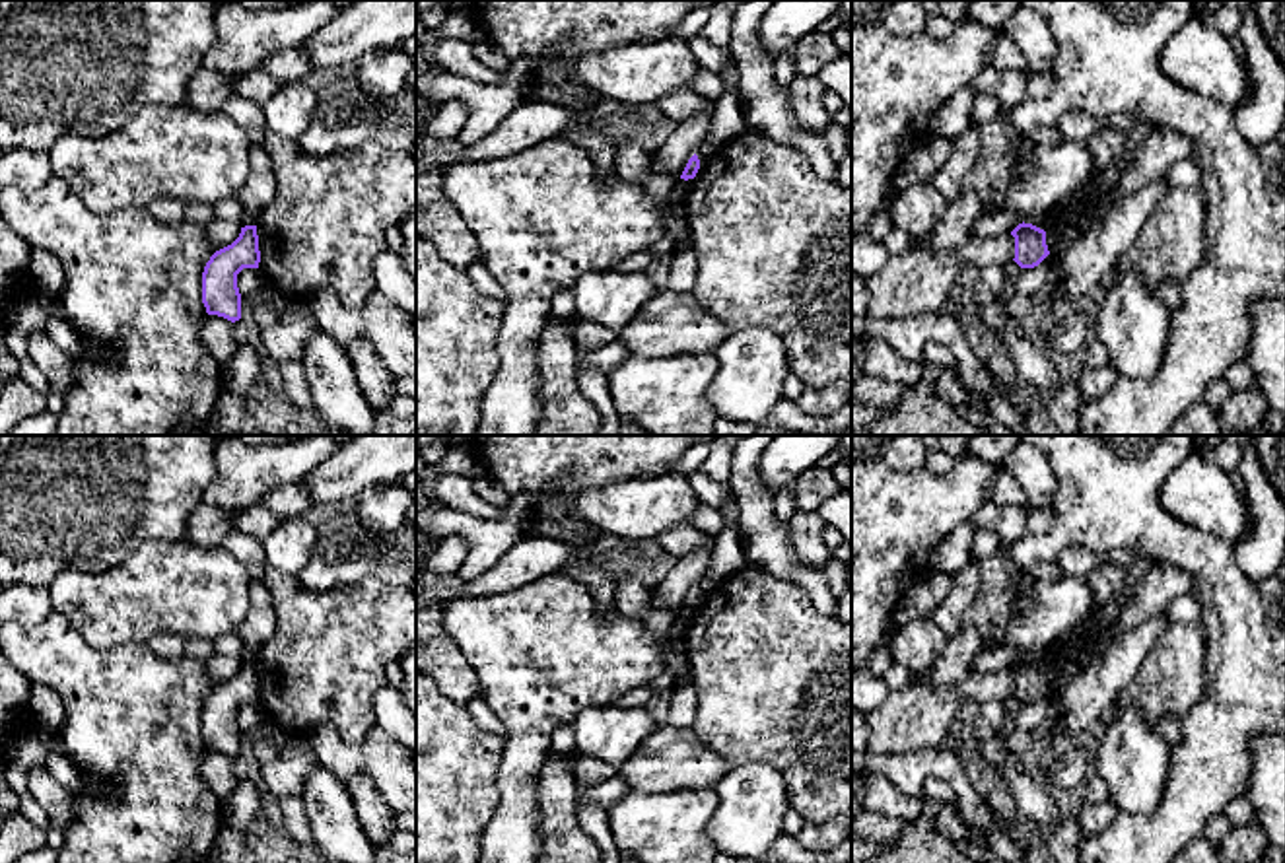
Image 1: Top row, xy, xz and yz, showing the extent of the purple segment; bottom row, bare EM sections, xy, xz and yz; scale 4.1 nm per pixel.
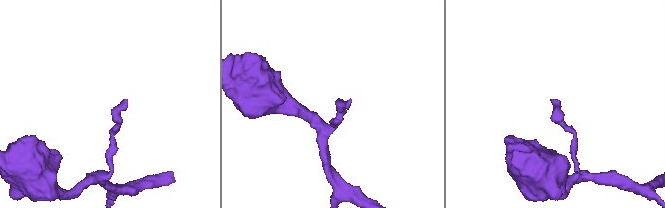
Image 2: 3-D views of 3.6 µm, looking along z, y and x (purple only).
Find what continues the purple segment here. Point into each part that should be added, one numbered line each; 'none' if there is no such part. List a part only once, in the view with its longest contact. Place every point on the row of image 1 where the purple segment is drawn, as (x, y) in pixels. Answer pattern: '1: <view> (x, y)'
none

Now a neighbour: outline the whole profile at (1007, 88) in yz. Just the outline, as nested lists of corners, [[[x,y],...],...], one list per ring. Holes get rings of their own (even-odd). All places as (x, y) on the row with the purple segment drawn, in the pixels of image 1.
[[[986,64],[970,78],[976,93],[993,97],[1001,109],[1015,109],[1026,101],[1026,70],[1001,70]]]

